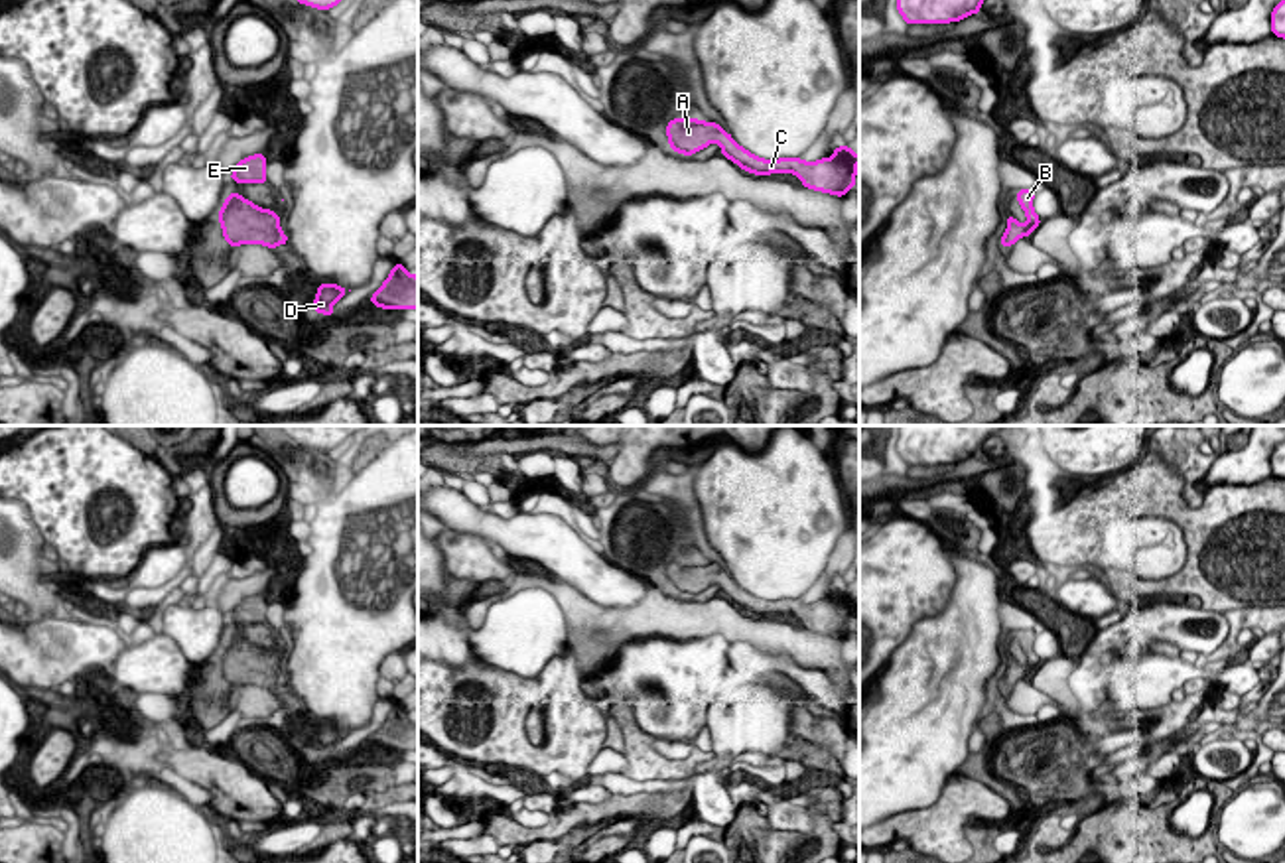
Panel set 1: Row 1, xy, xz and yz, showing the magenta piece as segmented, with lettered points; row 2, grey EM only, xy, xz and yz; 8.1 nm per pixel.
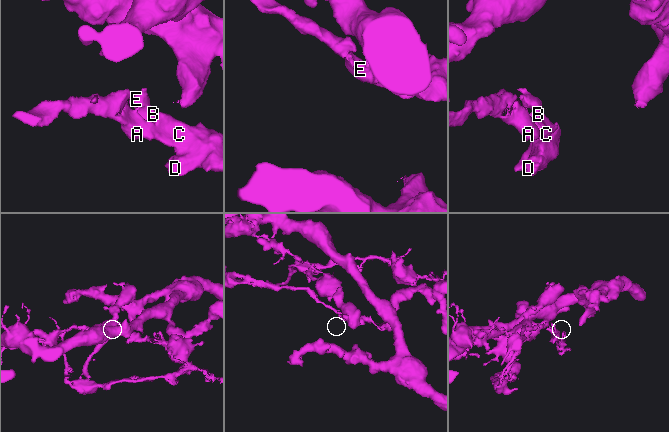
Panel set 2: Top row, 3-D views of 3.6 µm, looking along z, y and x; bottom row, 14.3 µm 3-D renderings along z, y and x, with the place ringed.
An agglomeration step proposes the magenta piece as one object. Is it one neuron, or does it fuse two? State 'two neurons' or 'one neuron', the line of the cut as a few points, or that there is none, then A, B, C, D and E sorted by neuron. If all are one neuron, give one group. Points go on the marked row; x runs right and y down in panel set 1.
one neuron; cut none; groups A B C D E

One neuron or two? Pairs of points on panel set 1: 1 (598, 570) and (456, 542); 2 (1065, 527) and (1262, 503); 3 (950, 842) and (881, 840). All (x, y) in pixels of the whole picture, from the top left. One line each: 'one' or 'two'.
1: two
2: one
3: one

